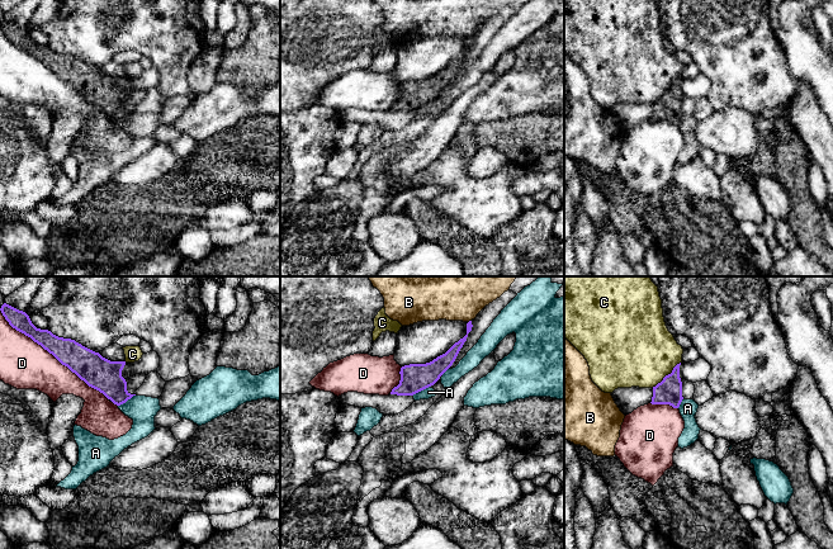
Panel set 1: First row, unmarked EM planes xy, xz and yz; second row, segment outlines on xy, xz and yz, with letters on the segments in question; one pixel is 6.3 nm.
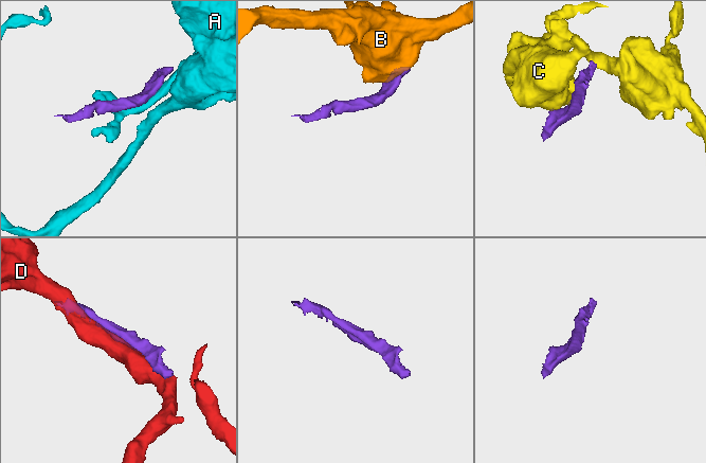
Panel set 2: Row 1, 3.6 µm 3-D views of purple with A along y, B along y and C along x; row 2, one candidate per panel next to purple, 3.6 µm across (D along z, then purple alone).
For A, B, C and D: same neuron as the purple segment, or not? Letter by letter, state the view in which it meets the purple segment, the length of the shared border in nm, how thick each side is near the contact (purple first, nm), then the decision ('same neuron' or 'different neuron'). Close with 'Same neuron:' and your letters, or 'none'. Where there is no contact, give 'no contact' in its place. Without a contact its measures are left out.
A: xz | 130 nm | 180/70 nm | different neuron
B: xz | 30 nm | 80/460 nm | different neuron
C: yz | 240 nm | 160/460 nm | different neuron
D: xy | 900 nm | 190/320 nm | different neuron
Same neuron: none

